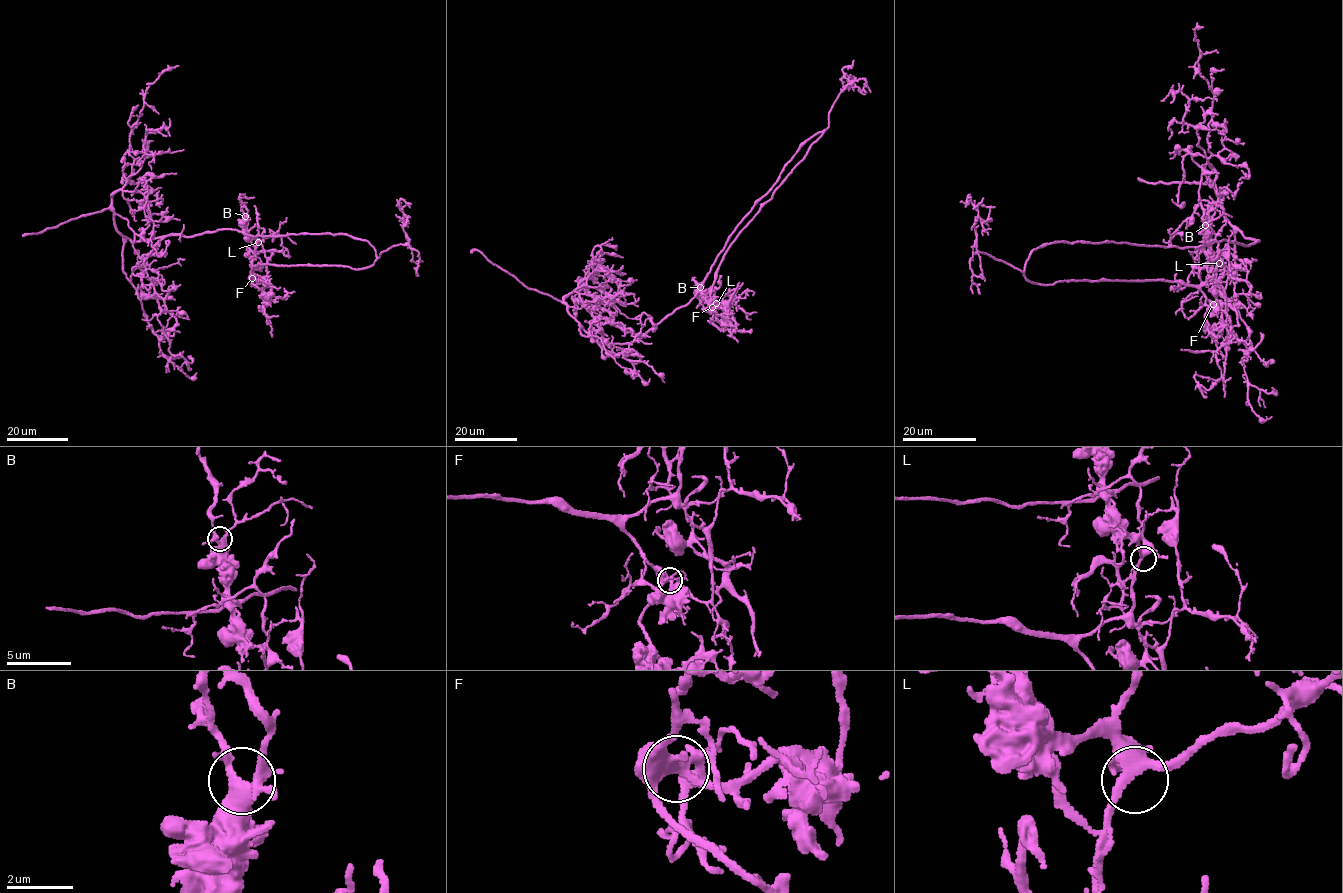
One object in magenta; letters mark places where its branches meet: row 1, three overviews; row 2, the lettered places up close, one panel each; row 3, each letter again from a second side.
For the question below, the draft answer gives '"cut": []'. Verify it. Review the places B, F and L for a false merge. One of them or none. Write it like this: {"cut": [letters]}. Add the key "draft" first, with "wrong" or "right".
{"draft": "right", "cut": []}

